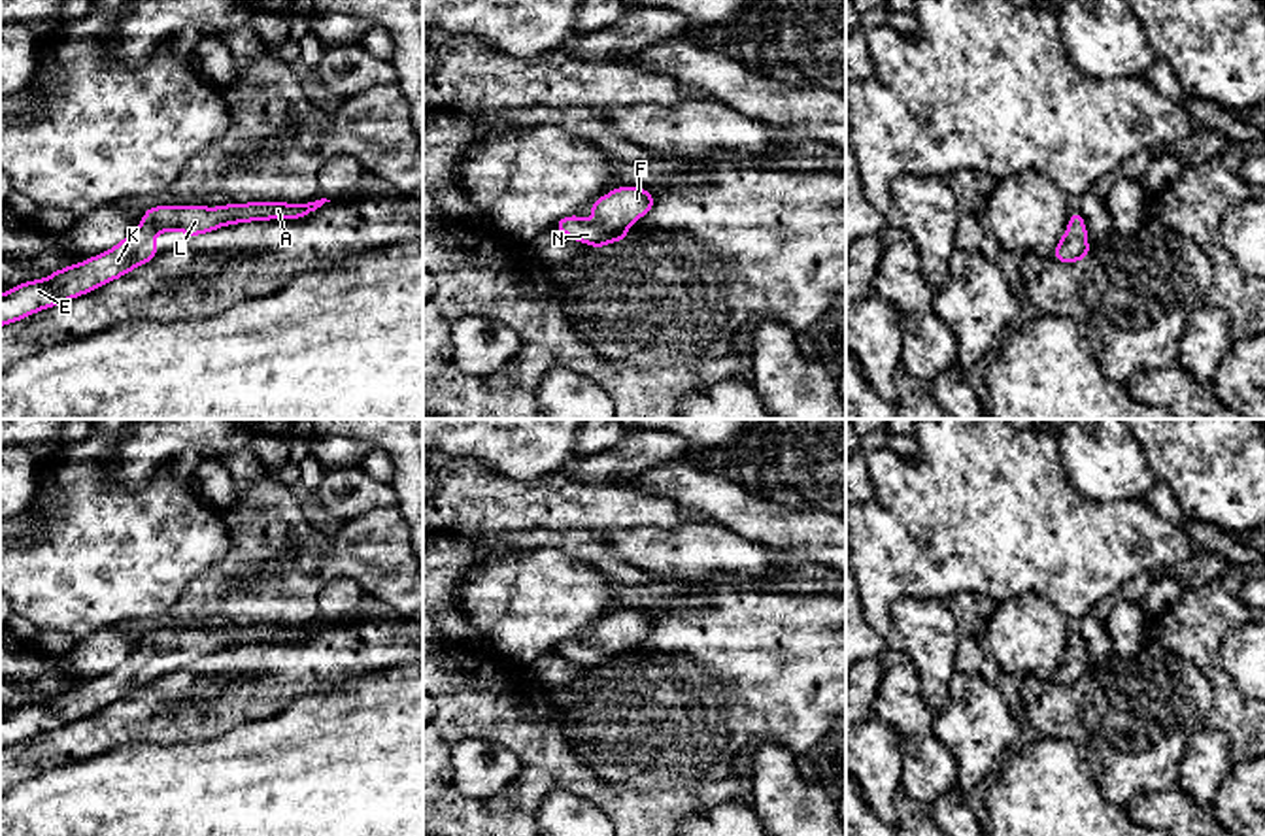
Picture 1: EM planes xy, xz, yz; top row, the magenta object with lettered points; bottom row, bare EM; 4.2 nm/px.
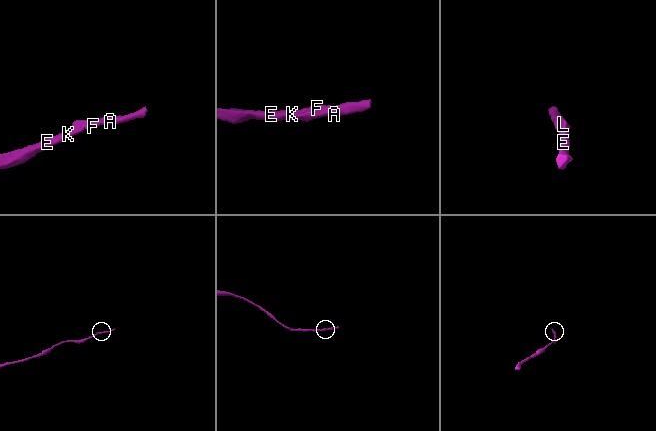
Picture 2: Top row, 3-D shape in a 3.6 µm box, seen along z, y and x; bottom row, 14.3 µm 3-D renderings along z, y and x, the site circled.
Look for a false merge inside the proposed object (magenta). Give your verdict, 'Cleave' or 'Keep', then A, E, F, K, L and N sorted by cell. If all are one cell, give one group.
Keep. Groups: A E F K L N

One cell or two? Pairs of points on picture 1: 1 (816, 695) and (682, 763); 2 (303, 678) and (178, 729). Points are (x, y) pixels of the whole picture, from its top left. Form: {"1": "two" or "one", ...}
{"1": "one", "2": "one"}

